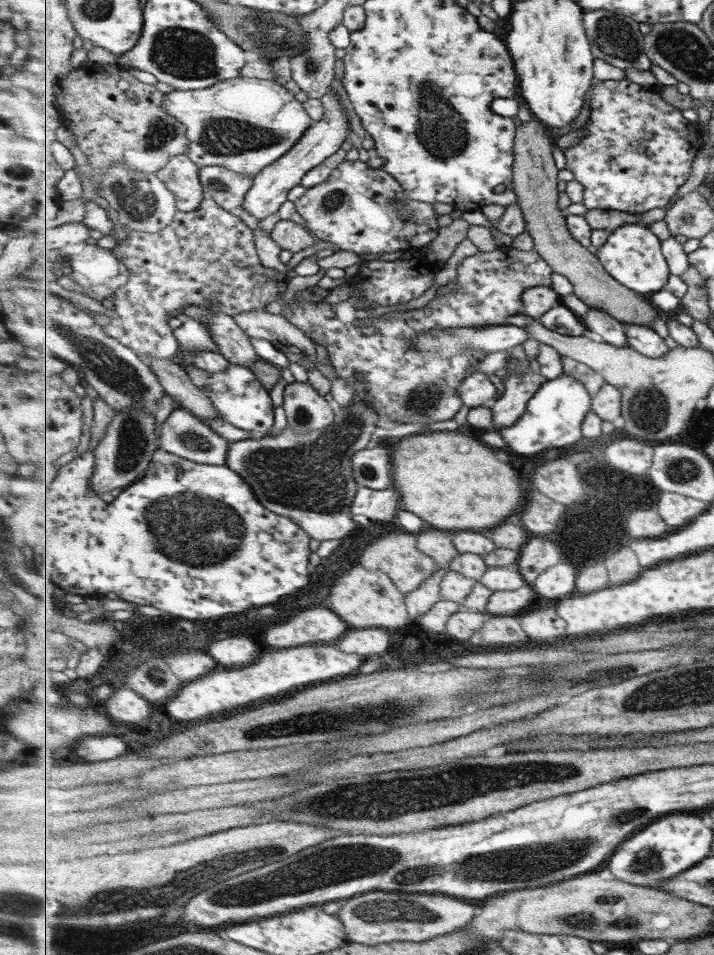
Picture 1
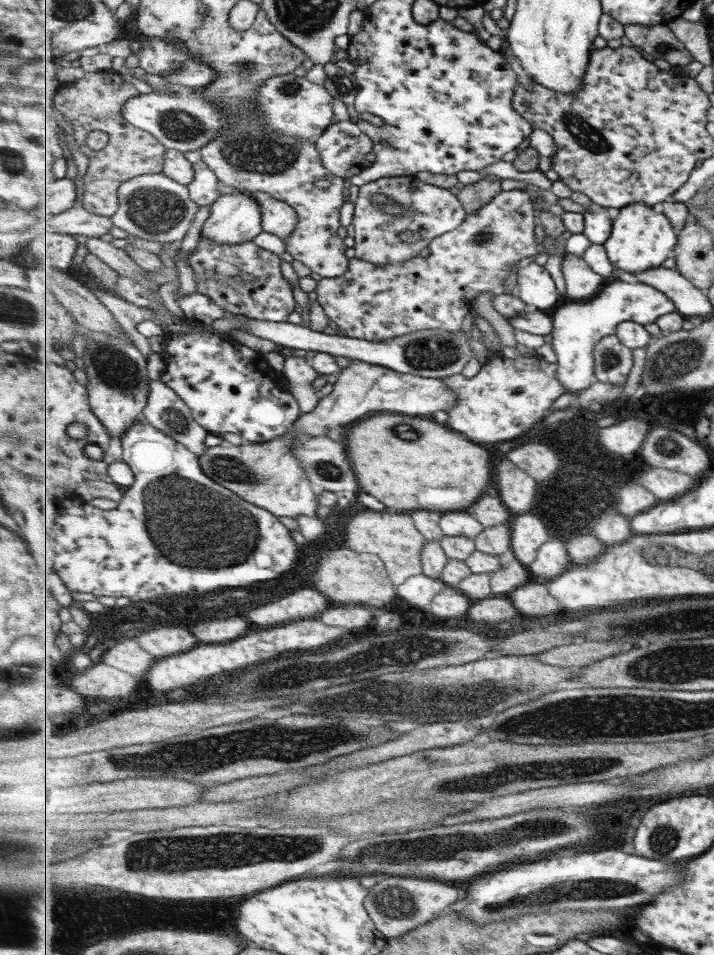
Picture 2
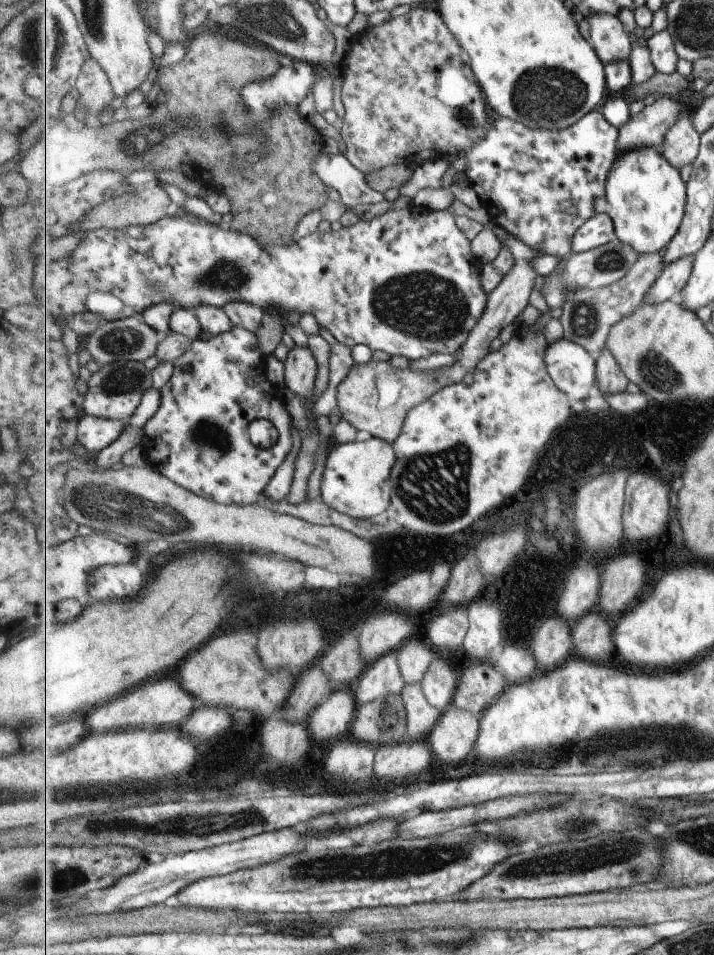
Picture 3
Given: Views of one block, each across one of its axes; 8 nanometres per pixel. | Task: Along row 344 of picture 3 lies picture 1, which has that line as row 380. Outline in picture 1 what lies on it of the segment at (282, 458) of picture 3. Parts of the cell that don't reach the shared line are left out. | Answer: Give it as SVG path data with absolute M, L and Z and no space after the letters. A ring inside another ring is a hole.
M230 363L226 369L219 372L207 372L195 365L189 365L187 371L191 380L213 401L214 407L226 422L253 432L255 439L260 438L260 432L269 432L273 428L275 424L274 400L250 368Z

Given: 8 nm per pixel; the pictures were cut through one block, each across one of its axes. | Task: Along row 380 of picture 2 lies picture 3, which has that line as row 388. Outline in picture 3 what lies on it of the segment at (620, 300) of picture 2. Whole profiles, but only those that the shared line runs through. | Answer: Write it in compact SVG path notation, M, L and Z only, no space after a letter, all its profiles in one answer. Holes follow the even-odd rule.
M561 337L546 348L547 368L569 397L585 400L596 393L598 384L596 361L579 343Z

